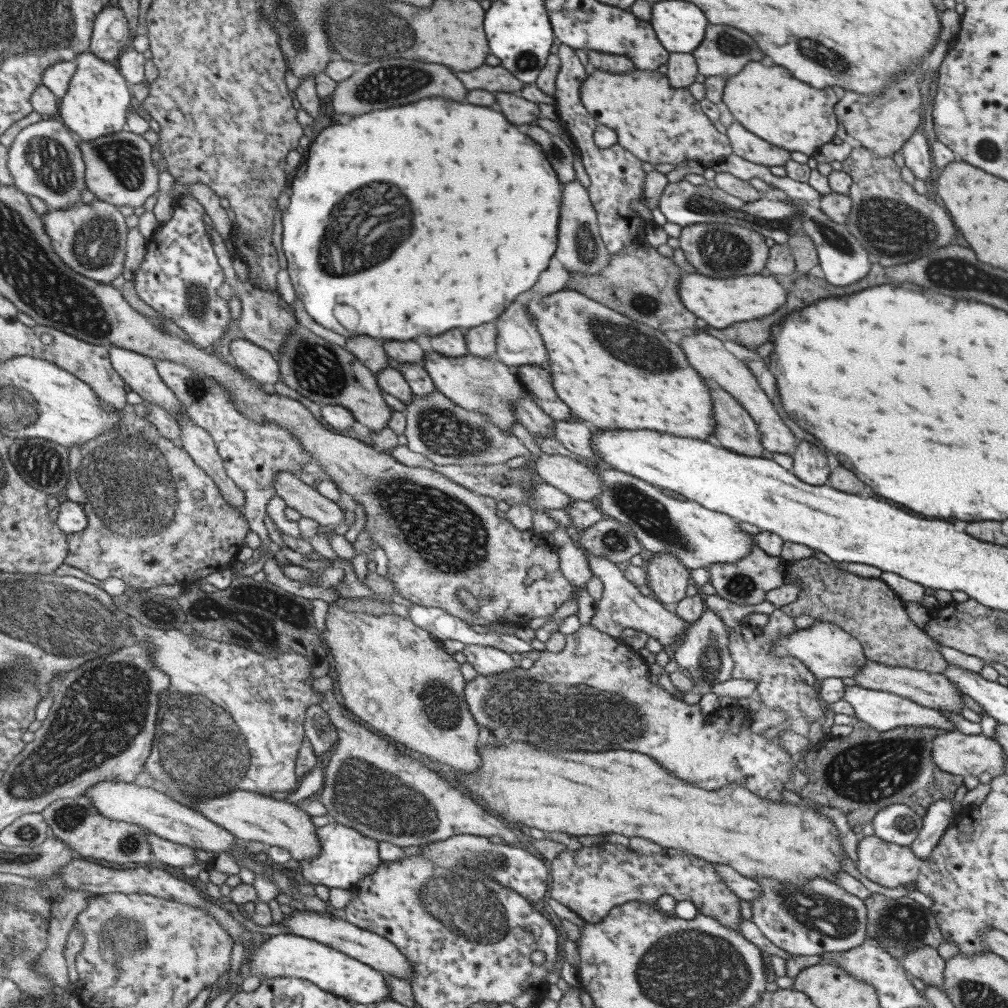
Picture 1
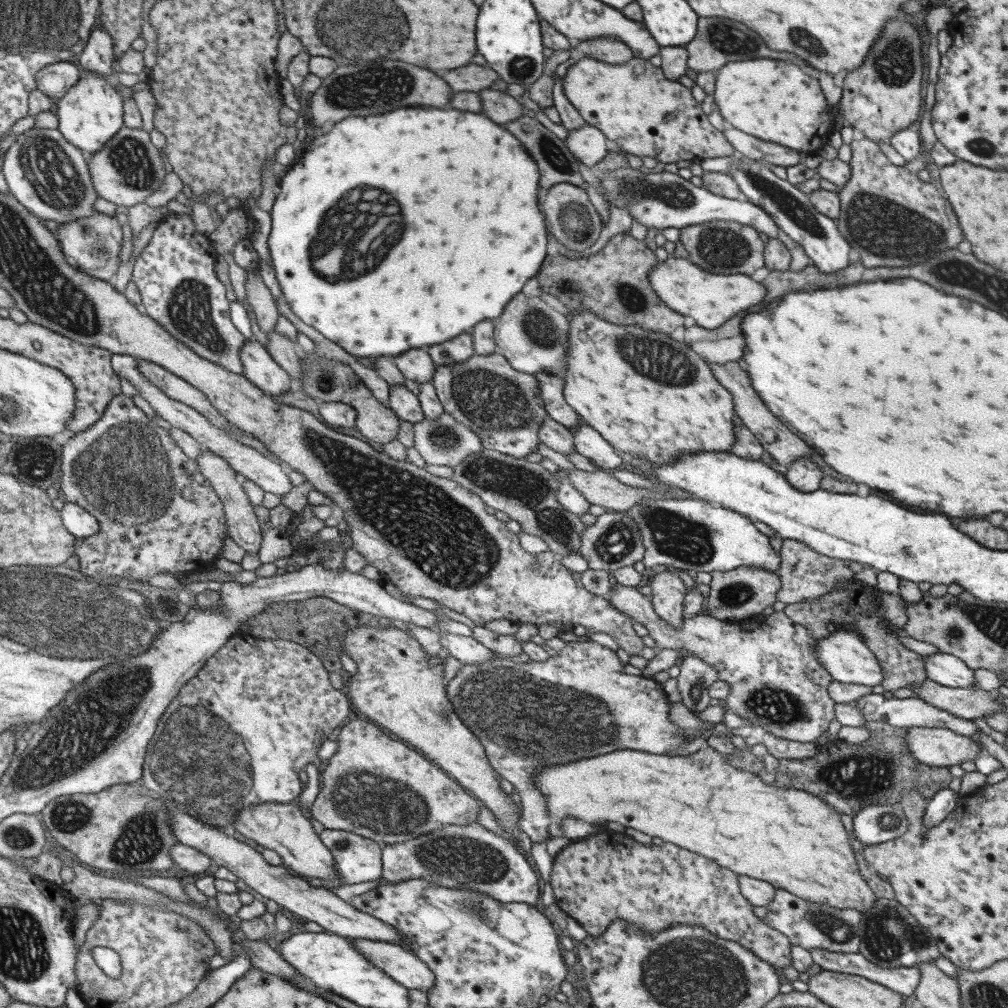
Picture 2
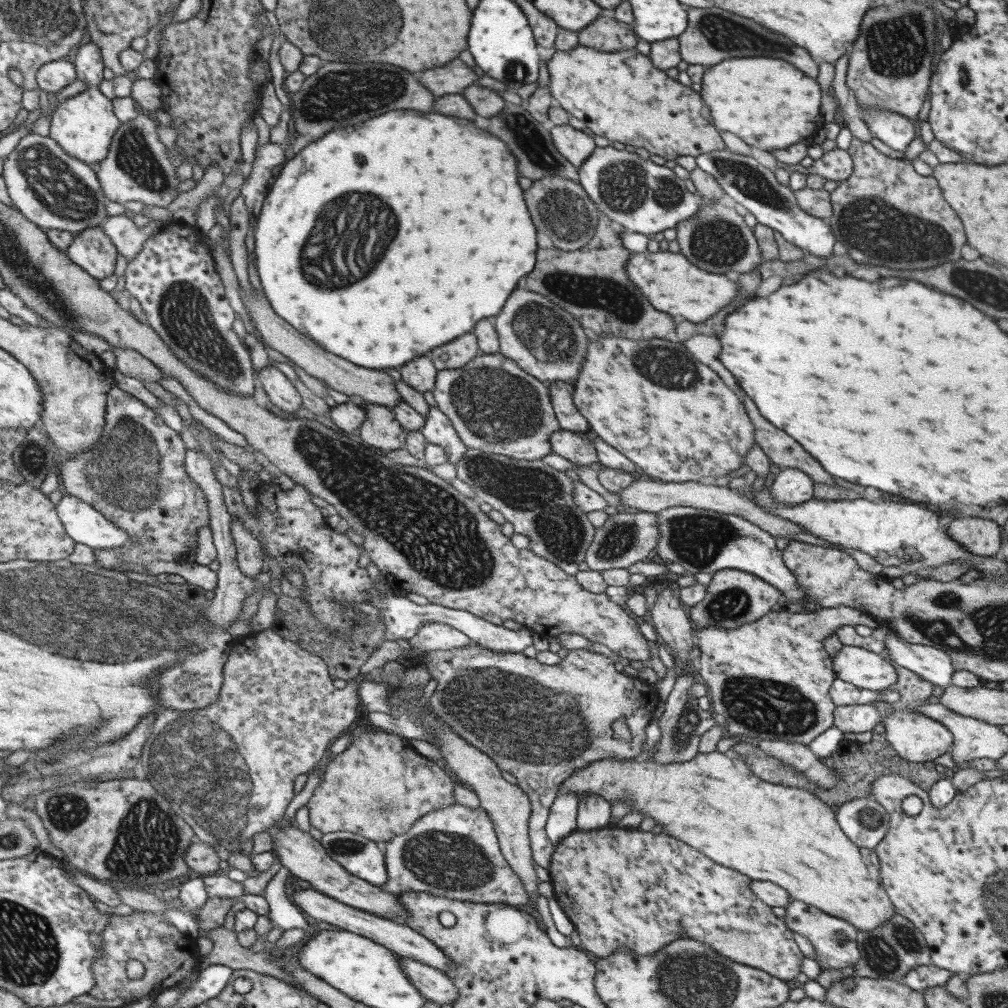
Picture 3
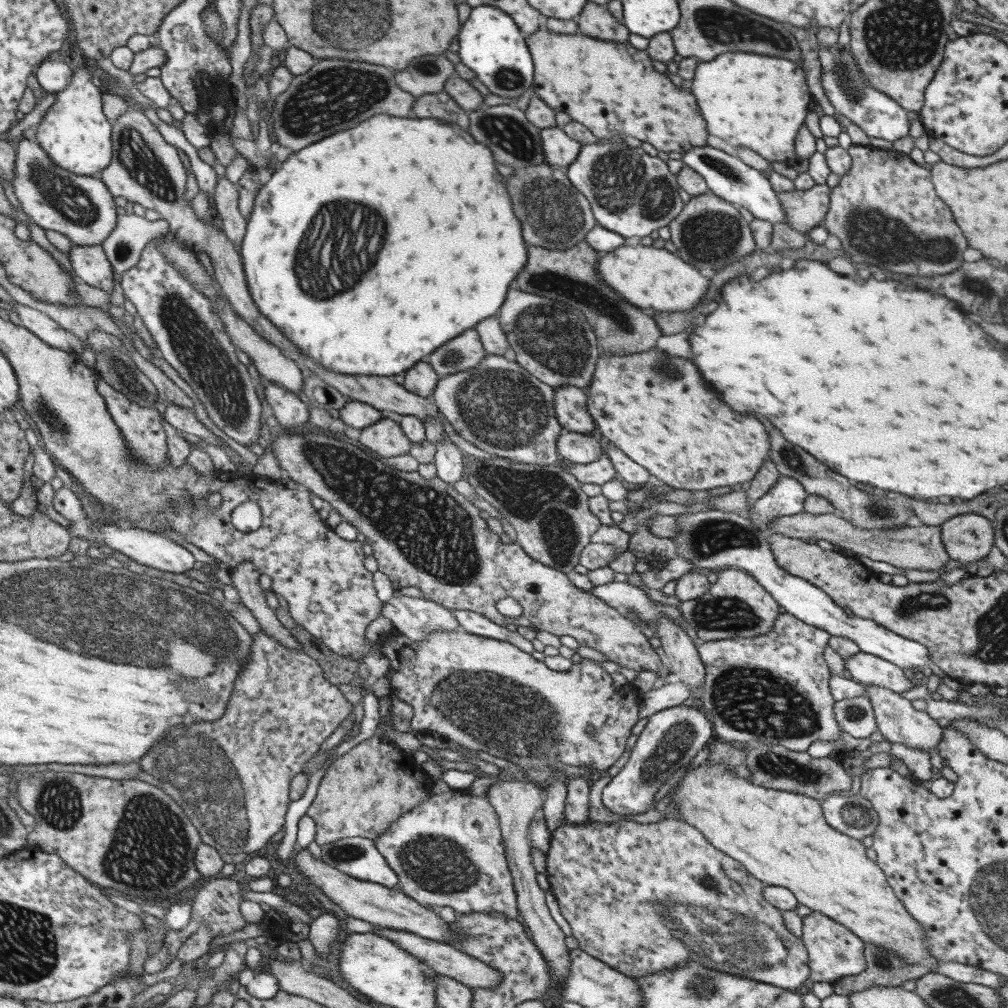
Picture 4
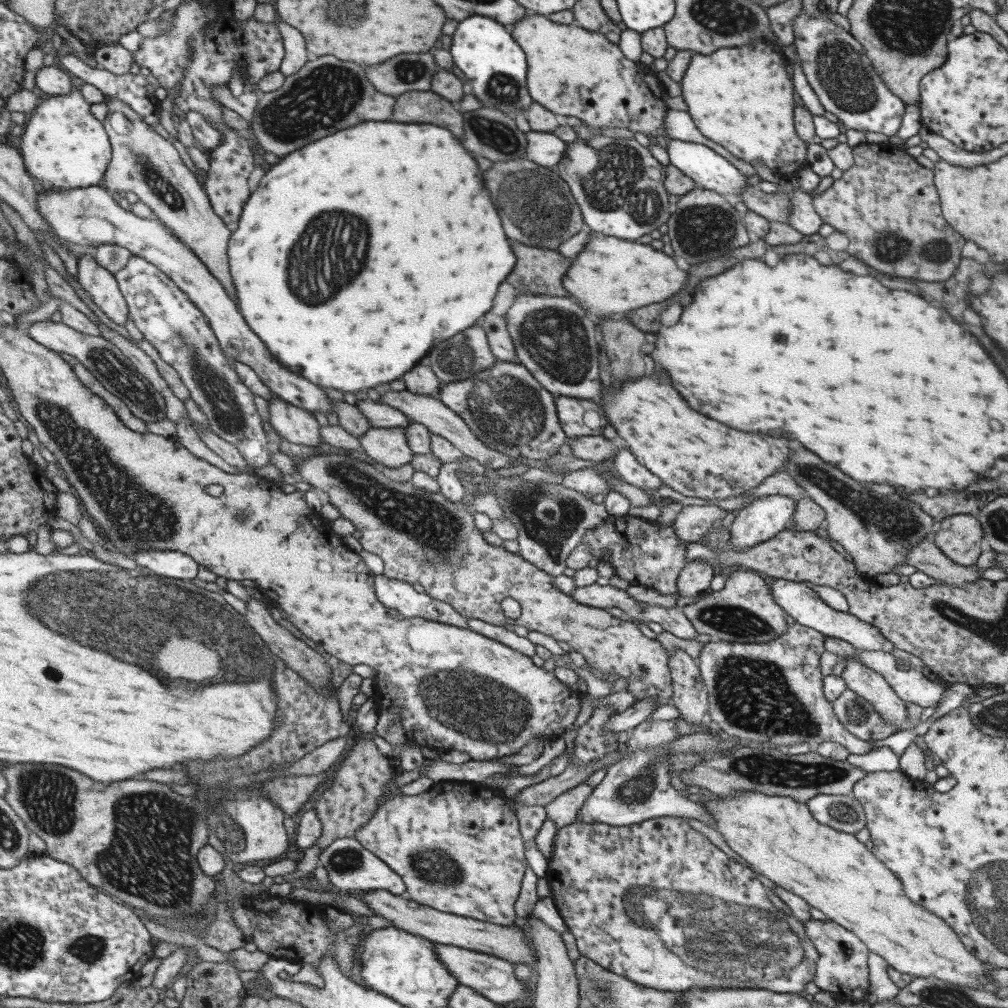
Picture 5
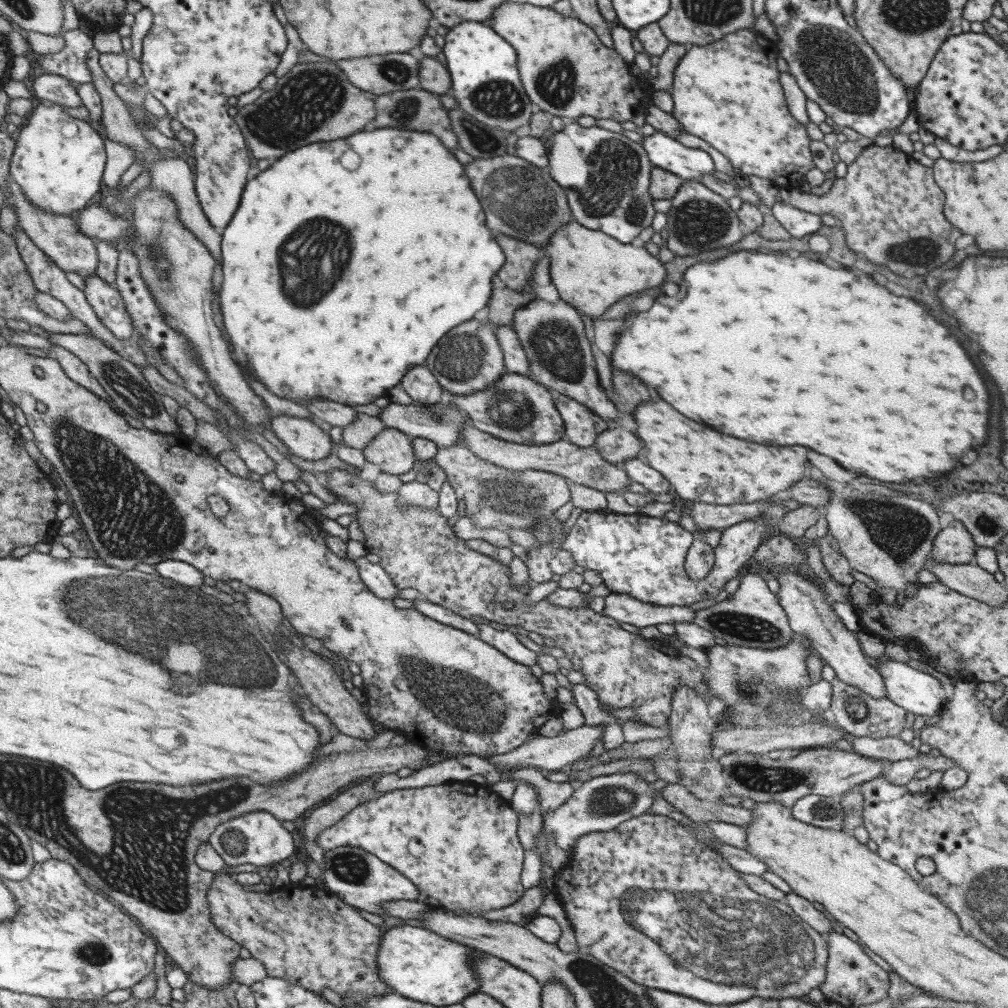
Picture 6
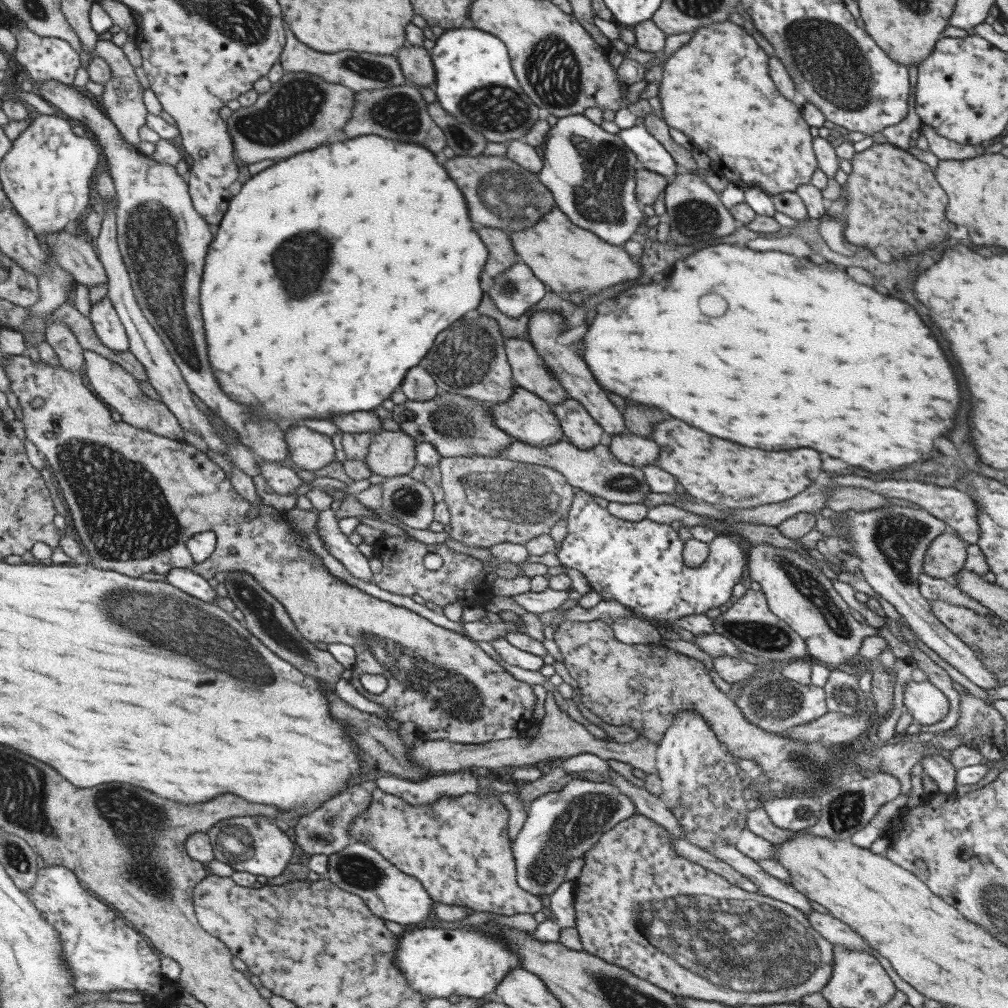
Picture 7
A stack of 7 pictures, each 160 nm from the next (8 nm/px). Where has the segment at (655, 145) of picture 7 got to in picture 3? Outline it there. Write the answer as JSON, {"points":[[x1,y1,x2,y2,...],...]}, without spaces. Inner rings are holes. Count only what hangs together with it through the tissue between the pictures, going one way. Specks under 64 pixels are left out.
{"points":[[717,149,694,157,694,161,697,168,714,178,723,189,723,194,753,215,757,224,763,224,776,231,785,241,793,243,804,253,821,259,831,256,831,248,836,240,827,221,807,216,797,206,797,199,793,196,792,190,777,182,773,172,757,163,753,157]]}

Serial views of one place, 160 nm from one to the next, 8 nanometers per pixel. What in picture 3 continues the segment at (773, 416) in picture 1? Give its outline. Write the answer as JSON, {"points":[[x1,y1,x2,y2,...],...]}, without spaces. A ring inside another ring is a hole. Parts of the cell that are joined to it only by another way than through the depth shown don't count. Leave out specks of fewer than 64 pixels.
{"points":[[739,388,739,400,743,402,747,416,751,418,755,444,777,468,799,470,799,472,807,474,814,484,825,483,837,486,831,476,793,438,783,434,783,430,777,430,775,426,771,426,763,416,759,416,757,408,743,394,741,388]]}

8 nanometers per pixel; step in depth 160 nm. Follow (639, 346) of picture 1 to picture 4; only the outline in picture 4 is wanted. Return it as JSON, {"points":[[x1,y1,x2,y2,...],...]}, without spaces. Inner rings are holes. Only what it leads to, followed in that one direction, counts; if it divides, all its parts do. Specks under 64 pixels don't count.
{"points":[[651,348,643,354,629,354,629,356,611,356,611,353,605,356,597,357,597,364,595,364,595,372,593,378,587,386,586,394,586,409,589,416,593,419,597,430,601,433,603,438,606,438,609,443,616,446,625,456,628,456,633,462,636,462,639,467,642,467,649,475,665,485,665,489,685,489,685,490,709,490,709,488,717,488,718,486,725,486,731,489,738,488,740,484,751,481,755,478,757,470,762,465,762,462,769,458,769,442,767,442,767,434,763,430,763,426,753,418,753,416,743,416,743,414,735,414,731,412,721,400,719,396,707,388,699,376,699,372,695,370,695,366,679,356,667,356,665,352,659,352,657,348]]}

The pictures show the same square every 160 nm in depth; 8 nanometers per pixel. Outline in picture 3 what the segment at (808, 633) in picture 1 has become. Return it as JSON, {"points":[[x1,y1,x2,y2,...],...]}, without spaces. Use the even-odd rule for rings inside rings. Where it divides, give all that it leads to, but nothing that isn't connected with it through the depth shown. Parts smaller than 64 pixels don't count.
{"points":[[842,645,830,659,835,677,857,688,884,692,897,679,887,658,856,646]]}

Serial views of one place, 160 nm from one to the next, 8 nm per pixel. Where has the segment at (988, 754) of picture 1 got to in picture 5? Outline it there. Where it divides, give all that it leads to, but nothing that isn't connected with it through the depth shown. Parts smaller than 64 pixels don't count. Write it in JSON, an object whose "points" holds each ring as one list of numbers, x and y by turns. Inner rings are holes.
{"points":[[854,657,844,662,840,678,846,689,863,698,885,723,899,731,909,728,905,703,893,693,881,675,863,666]]}

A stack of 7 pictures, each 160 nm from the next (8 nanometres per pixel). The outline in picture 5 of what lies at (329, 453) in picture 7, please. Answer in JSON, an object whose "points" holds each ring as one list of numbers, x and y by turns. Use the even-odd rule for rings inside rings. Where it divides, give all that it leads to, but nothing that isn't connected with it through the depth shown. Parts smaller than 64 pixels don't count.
{"points":[[278,395,269,401,269,421,274,430,289,442,319,446,323,440,322,427,313,413]]}

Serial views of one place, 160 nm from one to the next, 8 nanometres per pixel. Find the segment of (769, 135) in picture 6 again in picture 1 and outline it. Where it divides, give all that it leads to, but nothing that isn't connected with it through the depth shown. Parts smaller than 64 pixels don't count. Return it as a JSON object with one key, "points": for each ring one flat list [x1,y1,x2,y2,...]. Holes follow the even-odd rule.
{"points":[[749,62,725,82,721,101,745,130,783,150,797,151,810,157,823,144,831,143,837,120,833,107,838,101,831,88,815,90,795,80,779,66]]}

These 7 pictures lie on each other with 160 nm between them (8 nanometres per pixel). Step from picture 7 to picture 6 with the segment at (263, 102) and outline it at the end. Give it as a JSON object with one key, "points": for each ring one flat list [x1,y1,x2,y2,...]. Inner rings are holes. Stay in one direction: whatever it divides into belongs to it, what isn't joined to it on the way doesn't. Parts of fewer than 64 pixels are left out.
{"points":[[333,61,299,63,257,102,237,110,235,120,246,135,252,156,276,161,307,144,347,138,361,130,377,112,375,99,376,95,351,86,347,73]]}

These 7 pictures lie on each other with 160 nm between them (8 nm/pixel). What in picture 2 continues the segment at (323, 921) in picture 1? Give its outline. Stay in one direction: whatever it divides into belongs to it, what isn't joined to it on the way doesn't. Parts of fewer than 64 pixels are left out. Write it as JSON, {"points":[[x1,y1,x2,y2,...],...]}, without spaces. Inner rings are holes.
{"points":[[356,938,353,941,363,957,408,990,415,989,425,993,433,986,434,974,408,950,377,939]]}

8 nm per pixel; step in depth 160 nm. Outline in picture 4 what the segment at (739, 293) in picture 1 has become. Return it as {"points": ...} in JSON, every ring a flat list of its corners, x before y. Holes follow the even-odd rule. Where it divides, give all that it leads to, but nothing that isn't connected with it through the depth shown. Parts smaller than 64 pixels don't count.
{"points":[[637,244,620,246,611,252,599,254,595,263,595,274,606,285,626,300,644,311,677,312,691,310,707,292,709,280,701,276,693,266,683,262,675,253,664,248]]}

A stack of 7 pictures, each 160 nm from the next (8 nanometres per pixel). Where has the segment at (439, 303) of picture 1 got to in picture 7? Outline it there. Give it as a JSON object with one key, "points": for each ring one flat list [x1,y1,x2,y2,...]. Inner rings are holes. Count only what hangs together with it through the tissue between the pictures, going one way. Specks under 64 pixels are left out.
{"points":[[369,134,363,138,347,138,345,142,321,146,311,152,297,153,274,164,275,166,267,167,261,174,257,173,257,176,247,179,234,202,231,202,231,209,223,217,217,238,211,243,210,253,207,254,201,302,207,328,209,358,221,386,237,402,250,406,252,413,277,421,287,430,300,420,332,420,333,417,355,411,372,411,383,400,389,399,389,394,402,384,403,374,411,366,419,364,419,358,427,354,437,332,478,306,483,293,479,288,479,274,487,261,487,249,481,244,475,230,469,226,467,204,463,202,459,189,448,177,445,167,435,161,435,155,423,146,397,140,391,142,387,138],[289,292,299,298,315,292,313,308,309,308,309,298,299,300,293,298]]}

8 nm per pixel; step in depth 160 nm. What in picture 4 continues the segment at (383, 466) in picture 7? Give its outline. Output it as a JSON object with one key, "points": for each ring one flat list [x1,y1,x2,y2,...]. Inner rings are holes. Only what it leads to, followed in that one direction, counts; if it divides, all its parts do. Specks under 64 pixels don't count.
{"points":[[389,416,380,418,376,423,370,424,353,433,358,441,379,454,380,457,398,457,409,450,409,440,401,434,397,420,389,420]]}

